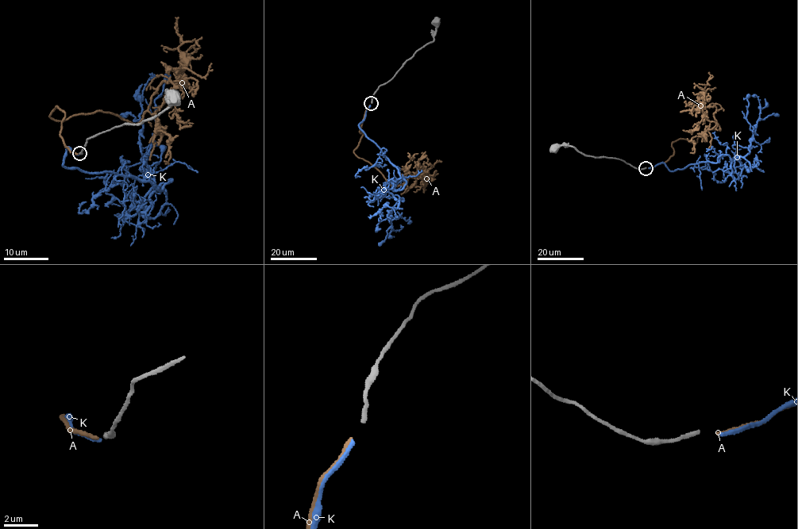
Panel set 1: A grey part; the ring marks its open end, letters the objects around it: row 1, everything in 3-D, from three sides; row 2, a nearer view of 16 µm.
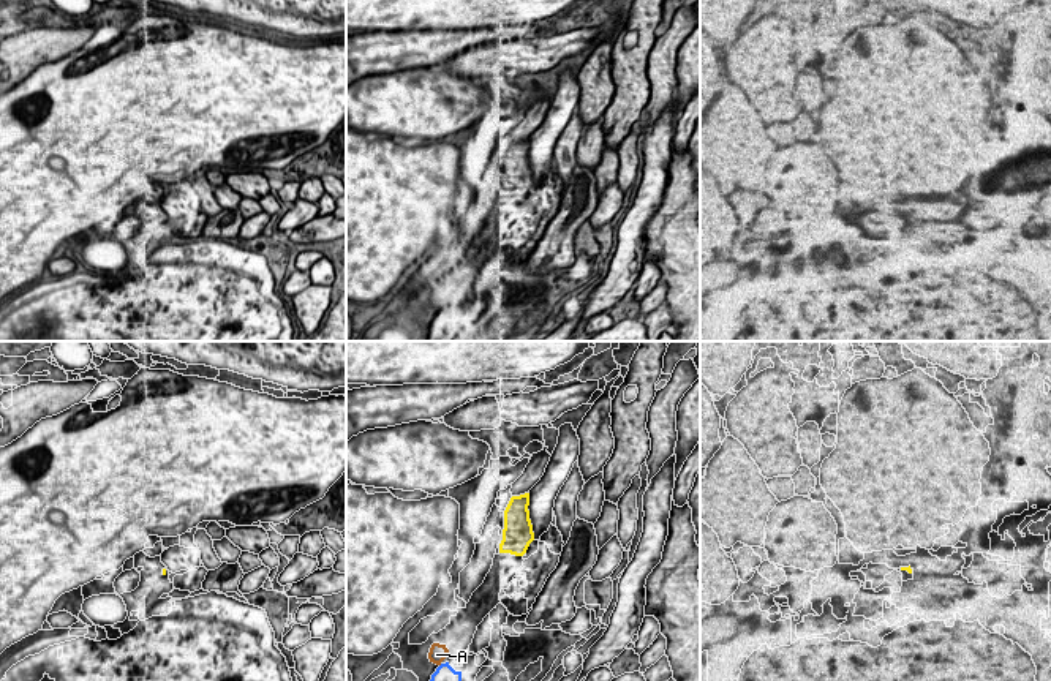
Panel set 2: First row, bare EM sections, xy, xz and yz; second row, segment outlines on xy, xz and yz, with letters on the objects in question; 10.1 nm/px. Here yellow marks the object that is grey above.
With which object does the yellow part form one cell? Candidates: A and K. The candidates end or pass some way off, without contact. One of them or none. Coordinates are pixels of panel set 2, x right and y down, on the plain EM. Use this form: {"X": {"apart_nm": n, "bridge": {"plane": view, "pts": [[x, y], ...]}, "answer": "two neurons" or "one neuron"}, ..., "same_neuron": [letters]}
{"A": {"apart_nm": 1100, "bridge": {"plane": "xz", "pts": [[500, 198], [444, 291]]}, "answer": "one neuron"}, "K": {"apart_nm": 1250, "bridge": {"plane": "xz", "pts": [[500, 198], [448, 308]]}, "answer": "two neurons"}, "same_neuron": ["A"]}

